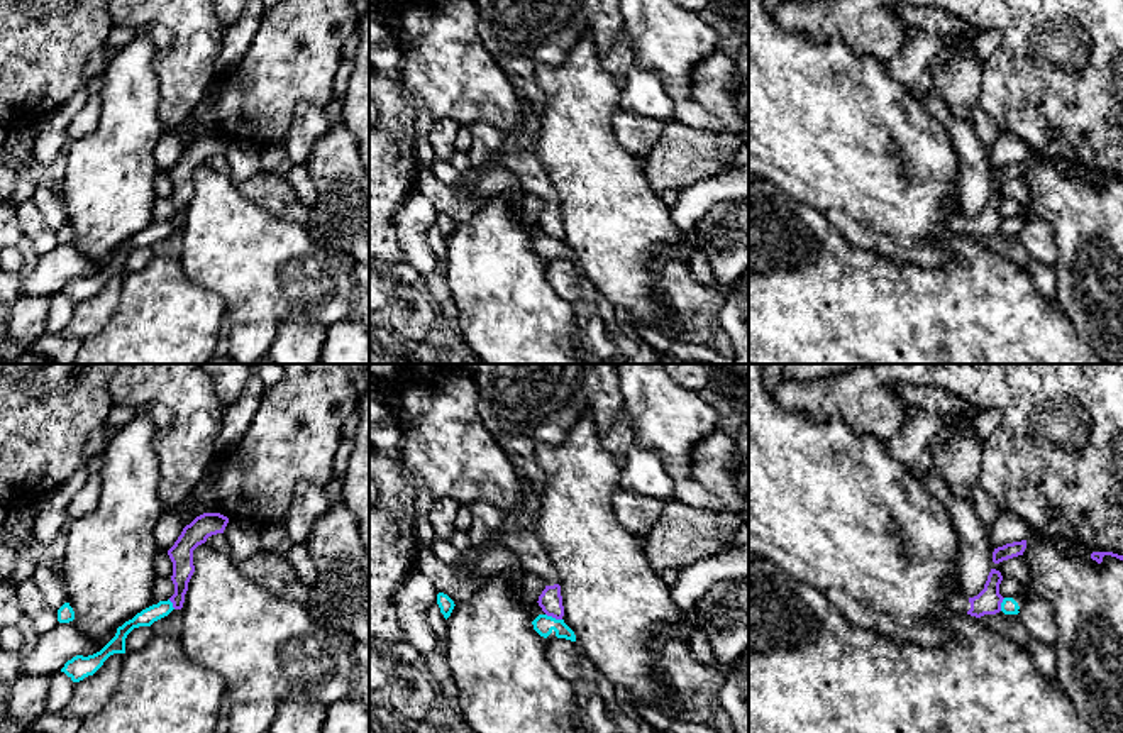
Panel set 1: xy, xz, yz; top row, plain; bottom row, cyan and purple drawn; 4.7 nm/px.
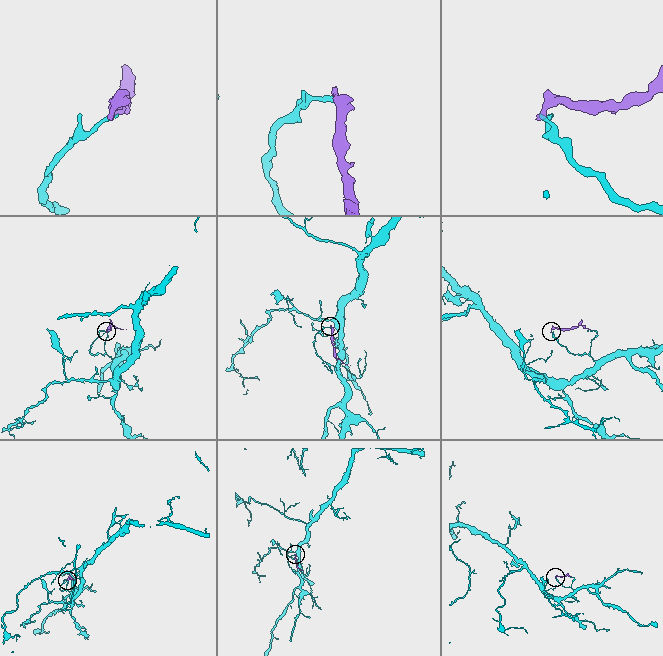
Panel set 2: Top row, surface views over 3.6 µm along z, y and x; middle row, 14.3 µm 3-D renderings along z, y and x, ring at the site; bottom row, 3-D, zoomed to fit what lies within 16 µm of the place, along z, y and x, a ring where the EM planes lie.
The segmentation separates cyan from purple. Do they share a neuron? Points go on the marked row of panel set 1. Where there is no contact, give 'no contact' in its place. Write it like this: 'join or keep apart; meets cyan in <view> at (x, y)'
keep apart; meets cyan in xz at (554, 618)

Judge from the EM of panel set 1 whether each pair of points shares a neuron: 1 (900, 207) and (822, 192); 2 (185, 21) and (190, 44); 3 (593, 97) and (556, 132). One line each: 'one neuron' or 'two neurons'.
1: one neuron
2: one neuron
3: one neuron

